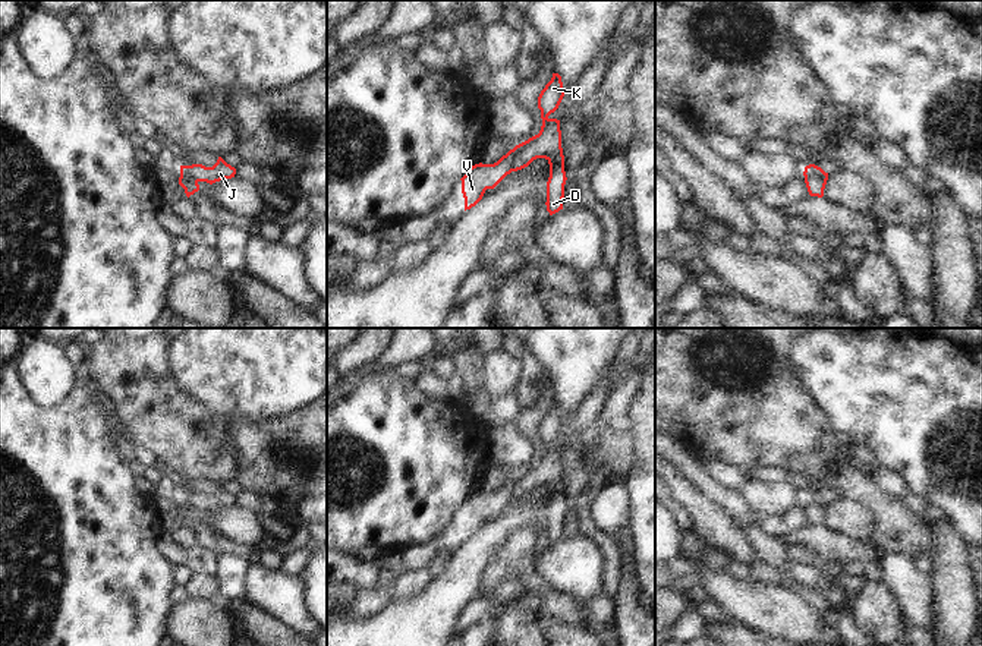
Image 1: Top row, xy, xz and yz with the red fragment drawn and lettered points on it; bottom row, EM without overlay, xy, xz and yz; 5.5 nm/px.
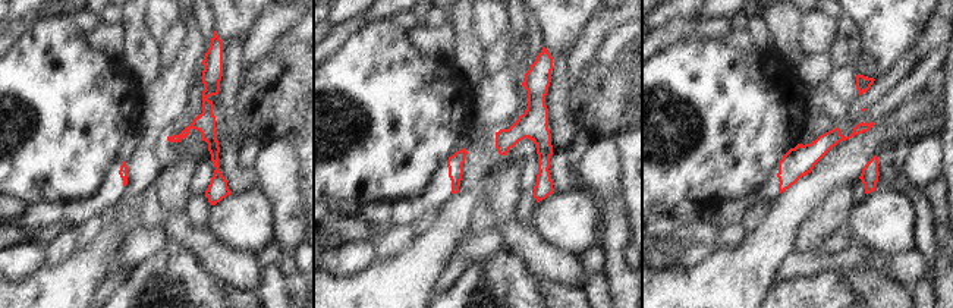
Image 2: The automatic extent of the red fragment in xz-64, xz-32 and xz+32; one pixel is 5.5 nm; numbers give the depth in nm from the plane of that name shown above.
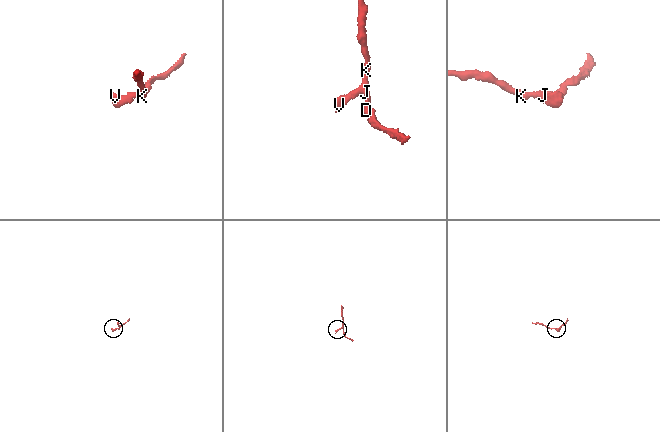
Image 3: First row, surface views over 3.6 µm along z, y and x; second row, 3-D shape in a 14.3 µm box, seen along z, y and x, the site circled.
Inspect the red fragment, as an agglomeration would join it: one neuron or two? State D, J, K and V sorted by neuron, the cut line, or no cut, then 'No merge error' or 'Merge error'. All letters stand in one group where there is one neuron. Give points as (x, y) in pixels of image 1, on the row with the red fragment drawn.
Groups: D J K / V. Split along yz (827, 173), (805, 176). Merge error

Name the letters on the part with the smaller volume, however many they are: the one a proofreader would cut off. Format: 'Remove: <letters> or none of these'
Remove: V

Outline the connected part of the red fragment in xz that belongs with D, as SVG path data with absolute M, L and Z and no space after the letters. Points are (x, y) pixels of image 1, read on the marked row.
M553 73L551 81L545 85L538 97L538 108L541 110L542 126L538 135L516 145L512 151L512 171L528 167L536 158L545 158L550 164L550 177L547 182L547 211L550 215L563 209L566 171L564 155L561 148L560 120L550 119L566 91L561 76Z

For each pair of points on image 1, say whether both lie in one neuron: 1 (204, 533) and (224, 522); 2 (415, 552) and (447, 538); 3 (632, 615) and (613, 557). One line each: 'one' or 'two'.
1: two
2: one
3: two

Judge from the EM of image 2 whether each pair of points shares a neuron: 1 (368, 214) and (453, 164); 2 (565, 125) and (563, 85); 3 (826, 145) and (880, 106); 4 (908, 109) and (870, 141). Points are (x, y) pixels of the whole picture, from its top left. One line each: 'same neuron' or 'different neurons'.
1: same neuron
2: same neuron
3: same neuron
4: same neuron

